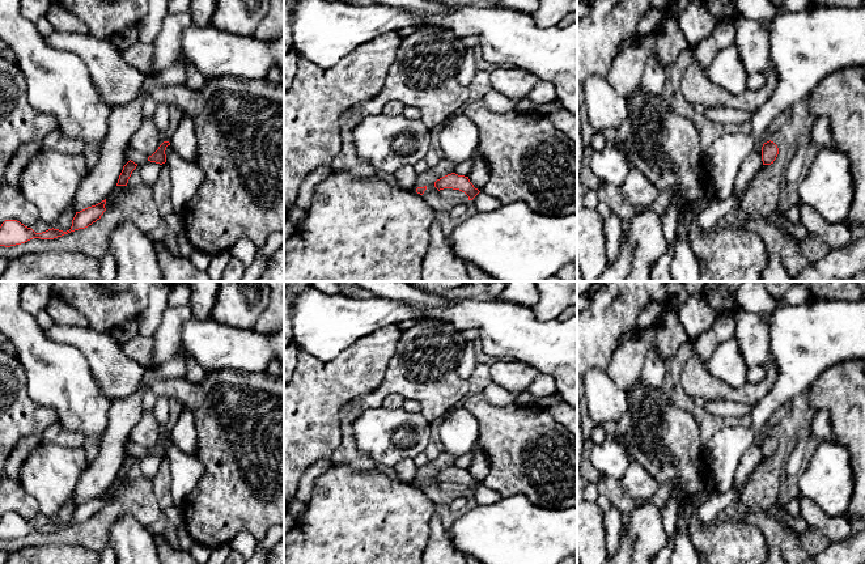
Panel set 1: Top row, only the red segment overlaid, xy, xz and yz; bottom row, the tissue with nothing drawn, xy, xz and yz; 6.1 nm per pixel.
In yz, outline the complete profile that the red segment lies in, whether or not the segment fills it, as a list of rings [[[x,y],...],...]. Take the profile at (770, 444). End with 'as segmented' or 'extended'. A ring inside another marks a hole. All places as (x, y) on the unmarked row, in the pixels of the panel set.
[[[767,434],[762,440],[762,454],[763,458],[771,458],[779,448],[779,441],[773,434]]]; as segmented

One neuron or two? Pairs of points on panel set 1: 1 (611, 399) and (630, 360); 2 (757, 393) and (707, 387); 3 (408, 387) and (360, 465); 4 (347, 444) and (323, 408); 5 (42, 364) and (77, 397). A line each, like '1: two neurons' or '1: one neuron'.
1: two neurons
2: one neuron
3: one neuron
4: two neurons
5: one neuron

